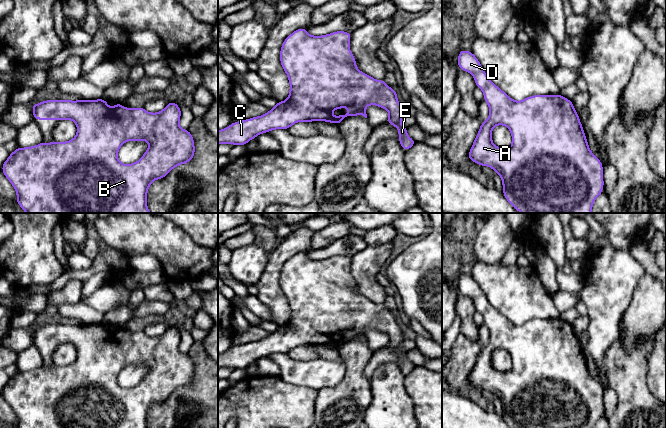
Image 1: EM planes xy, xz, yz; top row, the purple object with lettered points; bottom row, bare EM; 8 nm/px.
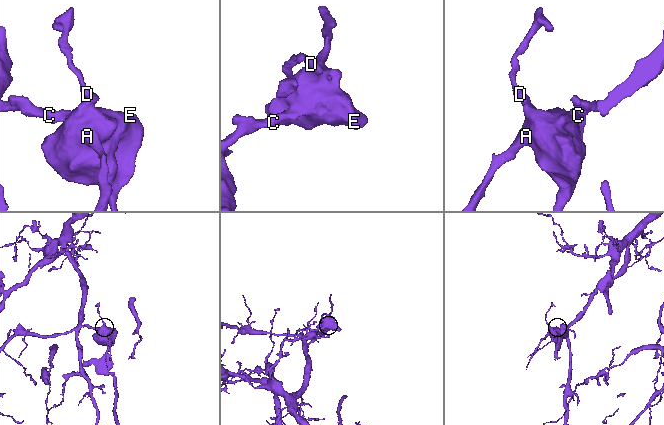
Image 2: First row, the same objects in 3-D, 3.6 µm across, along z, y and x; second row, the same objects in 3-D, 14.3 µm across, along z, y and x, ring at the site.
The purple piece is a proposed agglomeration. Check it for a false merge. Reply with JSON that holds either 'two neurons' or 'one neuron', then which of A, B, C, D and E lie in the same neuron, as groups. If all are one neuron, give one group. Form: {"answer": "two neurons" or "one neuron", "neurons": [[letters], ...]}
{"answer": "one neuron", "neurons": [["A", "B", "C", "D", "E"]]}

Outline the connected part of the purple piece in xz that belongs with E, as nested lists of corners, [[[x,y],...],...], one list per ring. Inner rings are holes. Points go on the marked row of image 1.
[[[299,28],[291,33],[282,43],[280,62],[286,72],[290,90],[289,96],[282,102],[276,102],[273,109],[261,116],[231,123],[228,127],[218,130],[218,144],[247,145],[258,135],[275,129],[288,130],[298,122],[325,121],[340,124],[349,116],[362,115],[367,118],[366,107],[376,105],[389,113],[386,123],[398,128],[399,143],[407,151],[416,141],[407,135],[407,127],[401,124],[404,112],[398,101],[396,90],[389,87],[384,80],[376,80],[356,67],[356,59],[349,43],[350,32],[336,31],[327,35],[313,36],[306,28]],[[347,107],[347,114],[336,118],[332,111]]]

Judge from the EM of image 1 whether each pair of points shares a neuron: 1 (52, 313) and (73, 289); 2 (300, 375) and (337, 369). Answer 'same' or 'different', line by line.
1: same
2: same

